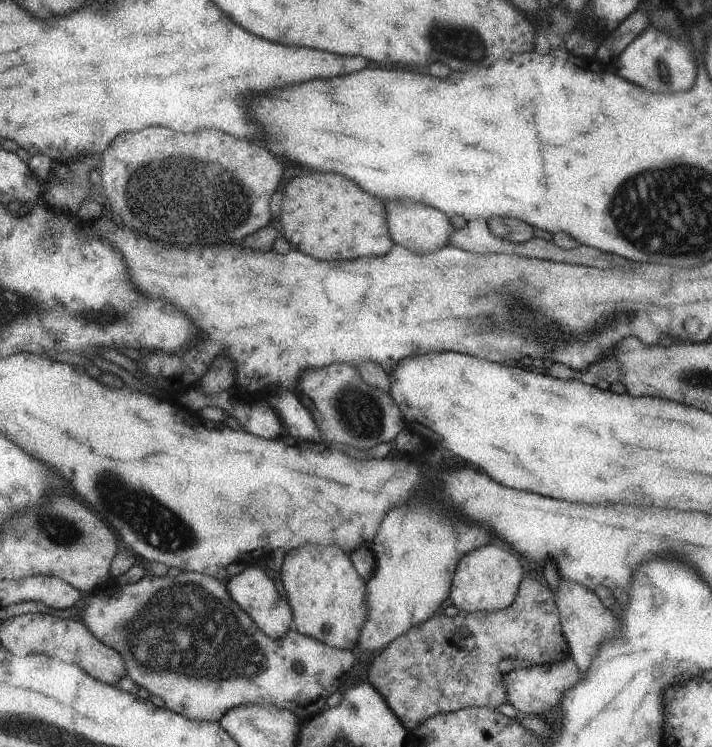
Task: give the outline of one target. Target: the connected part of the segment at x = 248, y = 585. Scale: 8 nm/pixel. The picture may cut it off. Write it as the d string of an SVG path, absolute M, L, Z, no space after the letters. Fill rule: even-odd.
M247 564L239 574L228 577L226 581L228 582L229 596L233 602L236 602L241 610L248 613L263 634L273 640L279 640L285 636L285 632L291 628L291 610L285 604L286 600L281 600L281 596L275 592L271 580L265 576L265 568Z

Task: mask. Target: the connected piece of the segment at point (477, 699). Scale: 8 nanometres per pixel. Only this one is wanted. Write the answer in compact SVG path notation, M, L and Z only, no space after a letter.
M523 578L517 590L516 598L505 609L488 612L464 612L459 610L453 617L443 615L433 615L429 620L413 626L413 630L409 630L409 634L403 634L401 638L397 638L397 642L391 642L389 646L385 646L385 650L381 650L377 656L368 657L369 668L367 680L377 692L384 698L388 704L389 710L396 715L405 727L410 731L417 728L421 723L428 720L435 713L453 712L456 708L462 707L483 707L497 710L497 706L506 703L506 693L501 683L501 676L497 672L497 662L505 656L505 658L517 658L517 660L525 660L529 664L545 664L545 662L562 662L569 656L569 648L567 648L567 639L564 637L563 627L560 623L560 618L557 618L557 610L555 610L555 602L553 602L553 593L550 588L541 586L537 580L531 578Z

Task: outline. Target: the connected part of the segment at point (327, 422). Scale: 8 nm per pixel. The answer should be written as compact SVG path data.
M328 364L305 370L300 374L294 393L316 420L321 440L331 444L369 450L379 442L391 442L401 429L406 428L400 408L393 402L391 395L369 386L356 367L350 364Z

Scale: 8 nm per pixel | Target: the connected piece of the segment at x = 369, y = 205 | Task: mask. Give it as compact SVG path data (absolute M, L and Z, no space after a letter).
M311 172L287 182L276 226L291 246L317 260L379 256L391 248L387 215L381 200L369 196L353 180L339 174Z

